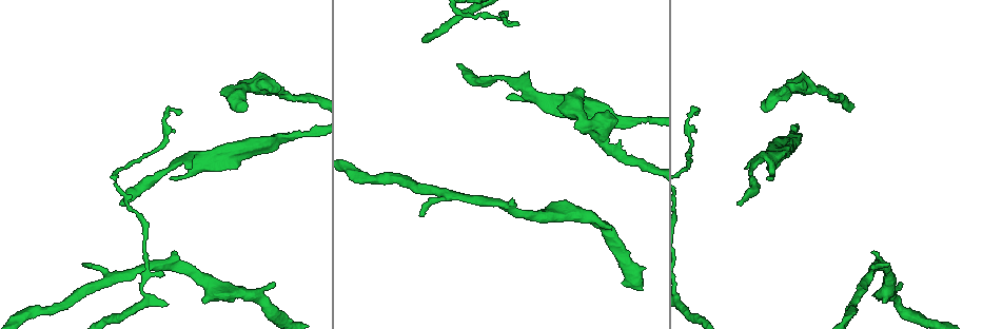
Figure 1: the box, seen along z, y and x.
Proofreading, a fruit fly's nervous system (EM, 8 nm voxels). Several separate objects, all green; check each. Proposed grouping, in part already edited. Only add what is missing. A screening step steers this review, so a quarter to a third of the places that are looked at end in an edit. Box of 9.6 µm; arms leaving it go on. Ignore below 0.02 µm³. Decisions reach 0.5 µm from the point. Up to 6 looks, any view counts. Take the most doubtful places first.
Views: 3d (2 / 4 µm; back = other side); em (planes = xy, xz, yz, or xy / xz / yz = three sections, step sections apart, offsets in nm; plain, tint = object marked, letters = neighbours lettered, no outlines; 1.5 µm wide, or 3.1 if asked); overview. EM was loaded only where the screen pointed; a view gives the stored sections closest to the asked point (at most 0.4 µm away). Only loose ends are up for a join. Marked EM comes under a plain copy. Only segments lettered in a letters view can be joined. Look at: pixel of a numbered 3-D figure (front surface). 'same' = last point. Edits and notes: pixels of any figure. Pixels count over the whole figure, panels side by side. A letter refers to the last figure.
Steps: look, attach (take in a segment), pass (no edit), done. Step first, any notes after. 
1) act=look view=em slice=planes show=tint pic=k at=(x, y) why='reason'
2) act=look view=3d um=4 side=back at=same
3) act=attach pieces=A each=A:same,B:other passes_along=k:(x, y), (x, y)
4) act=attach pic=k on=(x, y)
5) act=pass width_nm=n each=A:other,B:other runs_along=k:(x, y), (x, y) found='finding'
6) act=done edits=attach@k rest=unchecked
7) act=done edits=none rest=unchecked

act=look view=em slice=yz step=4 show=letters pic=1 at=(190, 166)

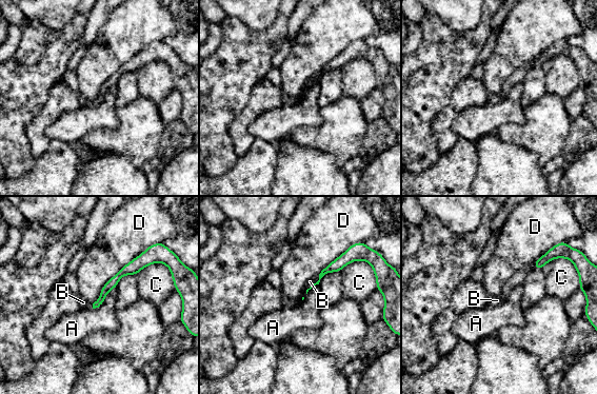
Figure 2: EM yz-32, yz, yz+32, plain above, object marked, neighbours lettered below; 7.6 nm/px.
act=look view=em slice=planes show=letters at=same

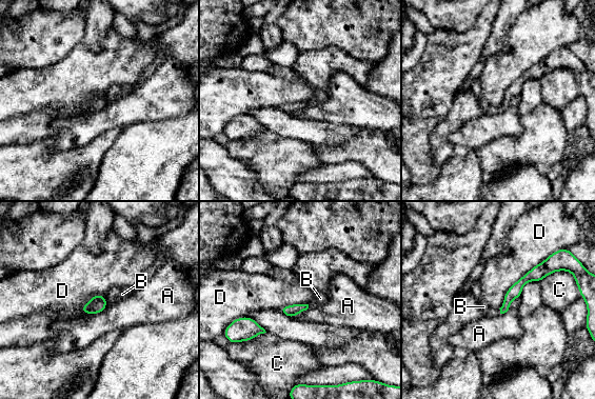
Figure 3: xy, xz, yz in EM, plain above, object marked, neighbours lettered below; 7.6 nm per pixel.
act=pass each=A:other,B:other,C:other,D:other border=3:(557, 250), (508, 290), (499, 308) found='no lettered segment goes on from it'

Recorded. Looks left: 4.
act=look view=em slice=xz step=8 show=letters pic=1 at=(121, 202) why='an open end'

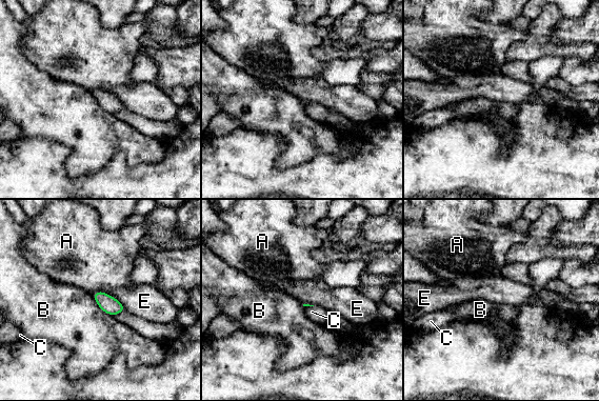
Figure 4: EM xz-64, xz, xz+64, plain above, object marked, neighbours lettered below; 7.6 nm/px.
act=look view=em slice=planes show=letters at=same

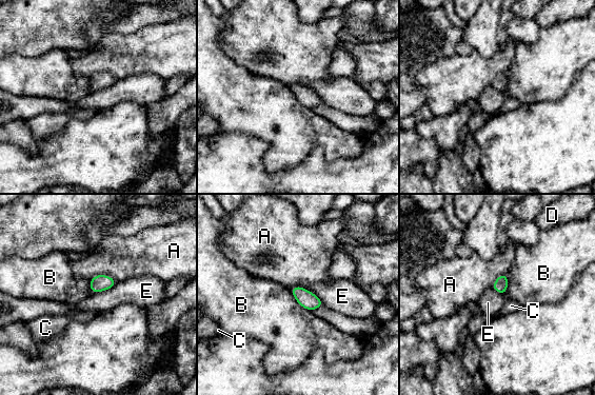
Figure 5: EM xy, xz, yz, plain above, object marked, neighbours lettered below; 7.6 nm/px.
act=pass width_nm=110 each=A:other,B:other,C:other,D:other,E:other border=5:(290, 291), (294, 298), (310, 311) found='no lettered segment goes on from it'

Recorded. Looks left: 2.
act=look view=em slice=planes show=letters pic=1 at=(899, 284) why='free end'

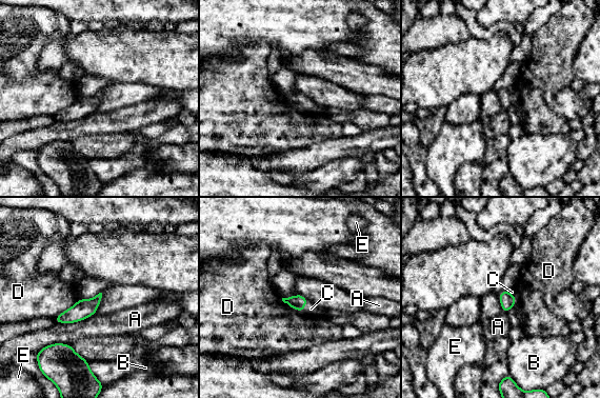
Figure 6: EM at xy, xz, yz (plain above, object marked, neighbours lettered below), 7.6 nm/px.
act=attach pieces=C longest_contact=A:320nm each=A:other,B:other,C:same,D:other,E:other passes_along=6:(298, 302), (304, 305), (311, 309) found='it goes on there'

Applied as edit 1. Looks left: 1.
act=done edits=attach@6 rest=unchecked

